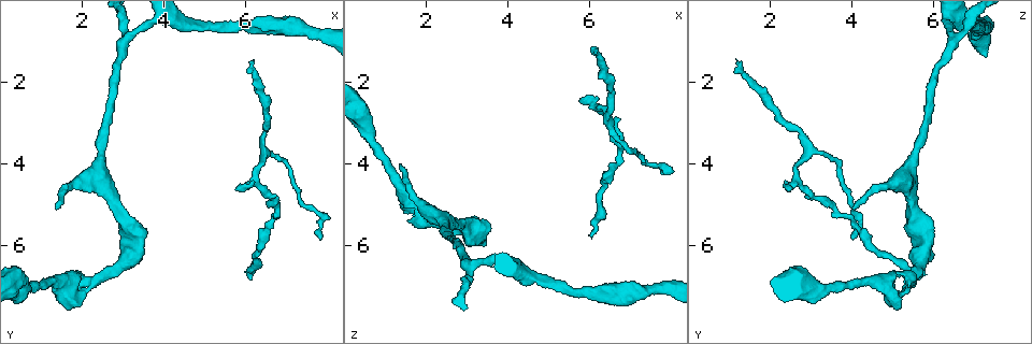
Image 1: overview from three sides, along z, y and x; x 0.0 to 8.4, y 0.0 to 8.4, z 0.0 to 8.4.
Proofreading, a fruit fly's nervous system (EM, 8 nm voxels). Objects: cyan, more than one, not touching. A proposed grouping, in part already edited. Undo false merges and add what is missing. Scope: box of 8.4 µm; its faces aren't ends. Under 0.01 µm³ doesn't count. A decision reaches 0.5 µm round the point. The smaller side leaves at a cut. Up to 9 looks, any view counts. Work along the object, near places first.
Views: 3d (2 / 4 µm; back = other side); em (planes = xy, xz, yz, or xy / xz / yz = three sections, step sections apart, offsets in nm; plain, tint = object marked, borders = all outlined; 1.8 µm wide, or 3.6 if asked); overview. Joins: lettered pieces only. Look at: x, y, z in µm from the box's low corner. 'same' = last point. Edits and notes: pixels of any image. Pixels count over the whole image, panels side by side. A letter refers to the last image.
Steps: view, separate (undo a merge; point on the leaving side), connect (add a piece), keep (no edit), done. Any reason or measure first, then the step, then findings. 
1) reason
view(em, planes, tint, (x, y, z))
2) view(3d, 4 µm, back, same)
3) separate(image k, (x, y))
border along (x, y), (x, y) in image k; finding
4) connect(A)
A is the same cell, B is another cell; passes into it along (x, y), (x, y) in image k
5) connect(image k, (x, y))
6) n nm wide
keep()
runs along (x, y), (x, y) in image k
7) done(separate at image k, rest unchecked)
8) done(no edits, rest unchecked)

free end
view(3d, 2 µm, (6.20, 1.55, 1.25))

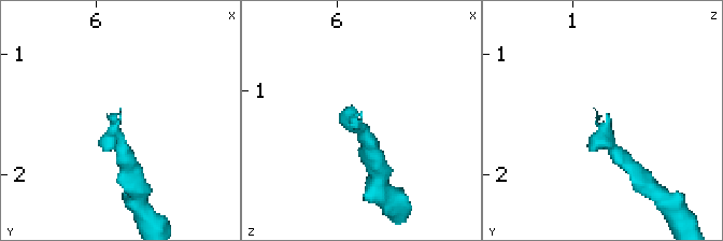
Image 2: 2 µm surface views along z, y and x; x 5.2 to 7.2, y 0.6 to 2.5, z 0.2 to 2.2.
view(em, planes, borders, (6.20, 1.50, 1.22))

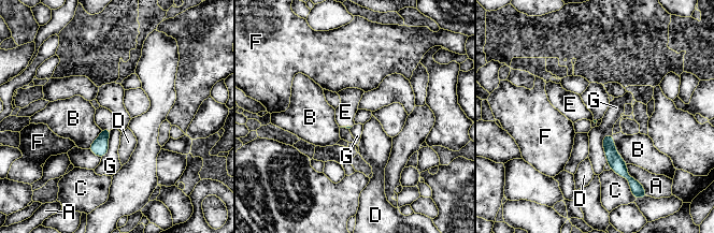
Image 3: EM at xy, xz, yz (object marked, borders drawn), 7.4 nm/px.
connect(E)
E is the same cell, A, B, C, D, F and G are other cells; the neuron continues

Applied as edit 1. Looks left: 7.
tapers out
view(em, planes, borders, (5.75, 4.65, 2.40))

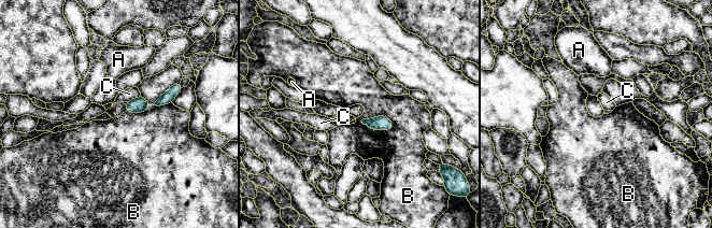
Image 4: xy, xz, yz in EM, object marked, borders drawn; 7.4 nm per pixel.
B touches over 260 nm
keep()
A, B and C are other cells; border along (360, 120), (373, 129), (394, 127) in image 4; none of them fits

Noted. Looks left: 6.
tapers out
view(em, 3.6 µm, planes, plain, (6.10, 6.60, 5.85))

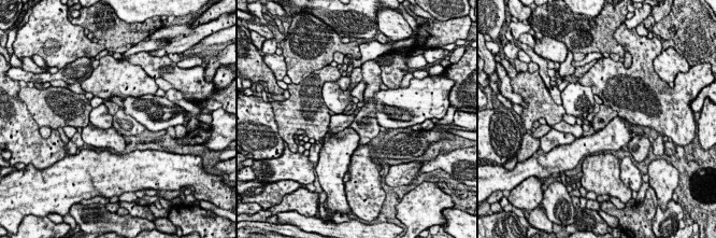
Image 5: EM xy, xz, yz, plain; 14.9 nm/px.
view(em, 3.6 µm, planes, borders, same)

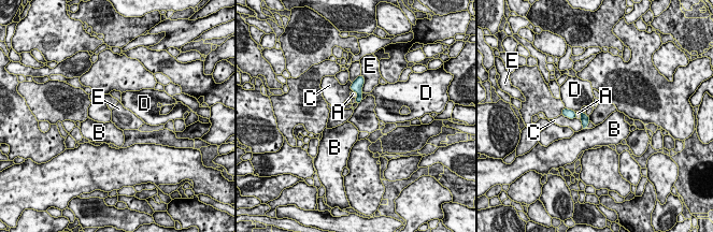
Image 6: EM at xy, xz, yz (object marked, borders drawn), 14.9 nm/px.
keep()
A, B, C, D and E are other cells; border along (365, 77), (362, 92) in image 6; no lettered piece goes on from it

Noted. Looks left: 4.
narrows sharply
view(em, xy, step 4, tint, (1.90, 7.10, 5.35))

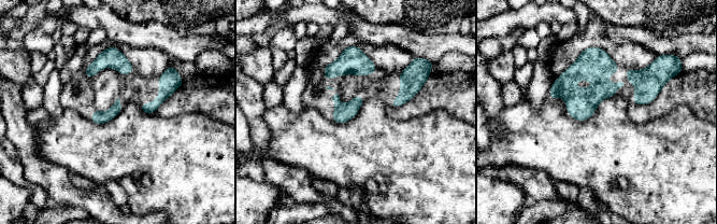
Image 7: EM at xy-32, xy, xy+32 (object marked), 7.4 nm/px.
view(em, planes, borders, same)

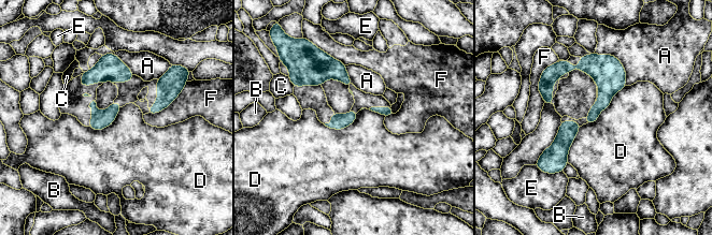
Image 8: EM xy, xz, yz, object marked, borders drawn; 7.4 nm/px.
100 nm wide
keep()
A, B, C, D, E and F are other cells; one neuron here

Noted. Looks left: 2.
done(connect at image 3, rest unchecked)

